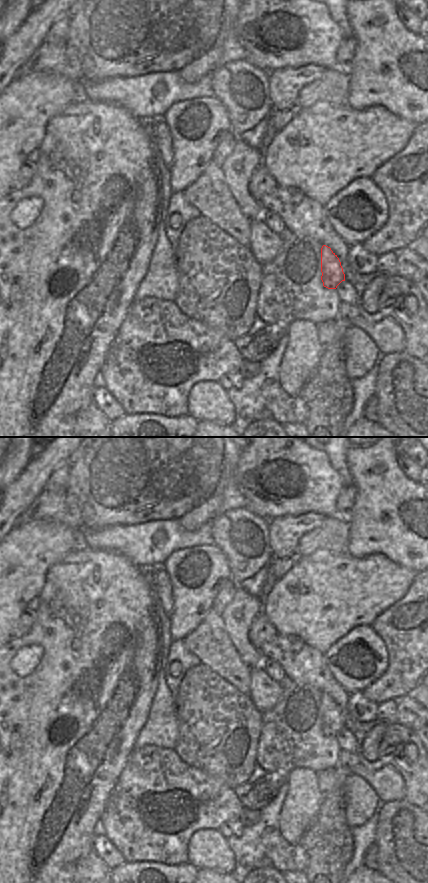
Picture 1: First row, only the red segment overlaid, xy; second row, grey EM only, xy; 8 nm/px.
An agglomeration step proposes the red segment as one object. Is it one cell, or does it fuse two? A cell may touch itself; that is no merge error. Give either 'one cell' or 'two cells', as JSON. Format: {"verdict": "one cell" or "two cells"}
{"verdict": "one cell"}

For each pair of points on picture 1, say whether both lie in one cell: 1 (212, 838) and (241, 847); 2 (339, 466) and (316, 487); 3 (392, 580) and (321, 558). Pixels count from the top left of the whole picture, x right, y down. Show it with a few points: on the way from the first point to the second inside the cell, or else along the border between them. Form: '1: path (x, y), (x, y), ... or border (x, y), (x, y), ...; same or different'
1: border (226, 839), (230, 850), (235, 855); different
2: border (321, 451), (345, 485); different
3: path (374, 582), (352, 582), (339, 576); same

